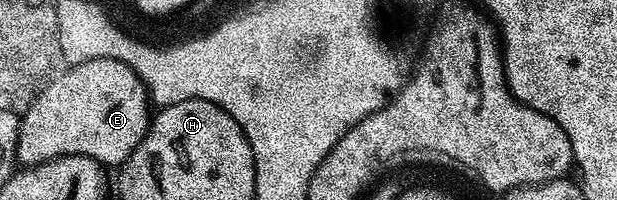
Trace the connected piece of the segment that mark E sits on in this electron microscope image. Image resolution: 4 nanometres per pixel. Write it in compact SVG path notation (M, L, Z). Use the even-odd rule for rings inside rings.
M97 58L67 65L53 77L39 89L29 108L21 111L18 162L23 167L35 166L75 154L88 156L103 168L121 167L150 127L152 103L140 76L120 60Z

